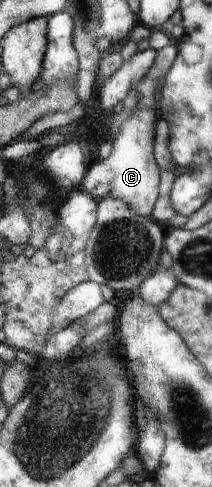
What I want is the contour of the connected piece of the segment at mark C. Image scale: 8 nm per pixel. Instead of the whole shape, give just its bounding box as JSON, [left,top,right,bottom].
[80,45,179,217]

